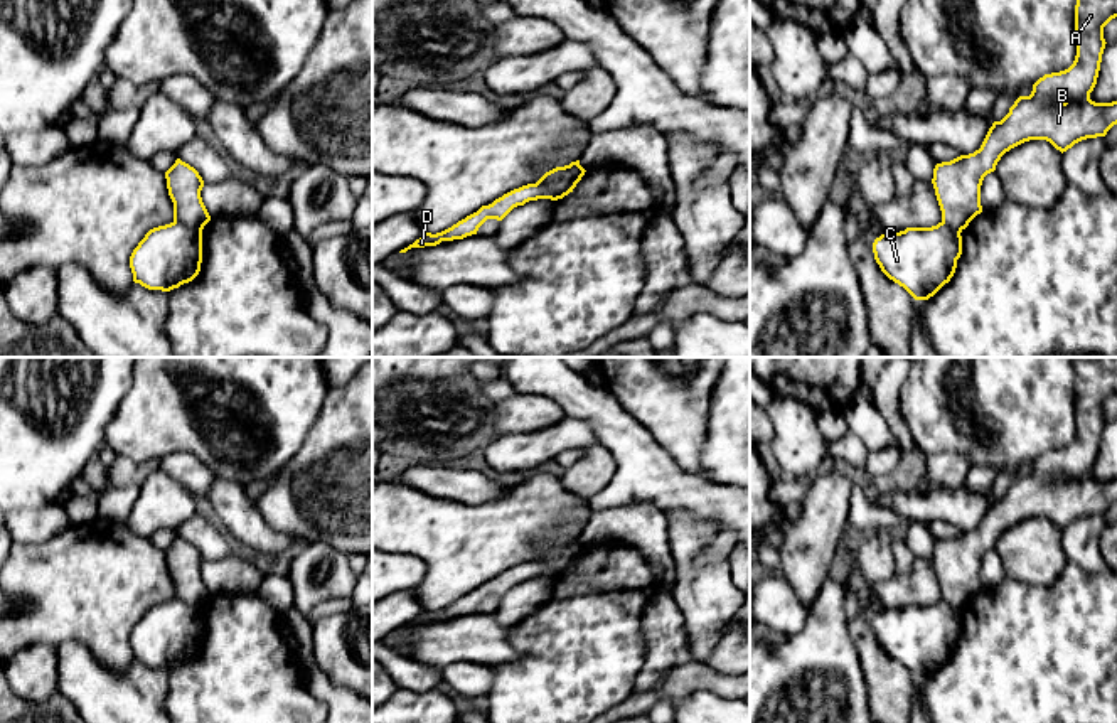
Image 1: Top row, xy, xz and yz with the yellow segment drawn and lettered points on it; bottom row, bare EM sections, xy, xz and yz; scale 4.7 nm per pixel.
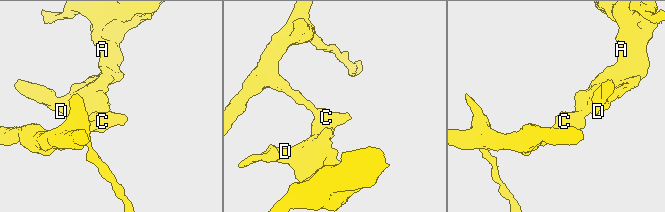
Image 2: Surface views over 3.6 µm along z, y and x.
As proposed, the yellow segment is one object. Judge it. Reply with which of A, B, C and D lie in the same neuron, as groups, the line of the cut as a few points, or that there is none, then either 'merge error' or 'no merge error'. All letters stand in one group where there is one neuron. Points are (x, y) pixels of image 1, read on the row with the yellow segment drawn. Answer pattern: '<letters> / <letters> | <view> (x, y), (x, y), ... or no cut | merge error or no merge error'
A B D / C | xz (578, 164), (555, 179), (536, 184) | merge error

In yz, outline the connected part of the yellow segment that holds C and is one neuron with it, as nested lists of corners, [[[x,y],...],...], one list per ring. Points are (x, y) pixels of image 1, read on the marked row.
[[[947,224],[885,233],[873,243],[881,271],[915,300],[933,297],[955,273],[962,236]]]

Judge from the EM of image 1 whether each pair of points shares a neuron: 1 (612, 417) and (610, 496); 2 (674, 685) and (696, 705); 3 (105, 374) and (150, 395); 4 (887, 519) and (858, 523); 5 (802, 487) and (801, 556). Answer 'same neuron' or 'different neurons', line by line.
1: same neuron
2: different neurons
3: different neurons
4: same neuron
5: different neurons

